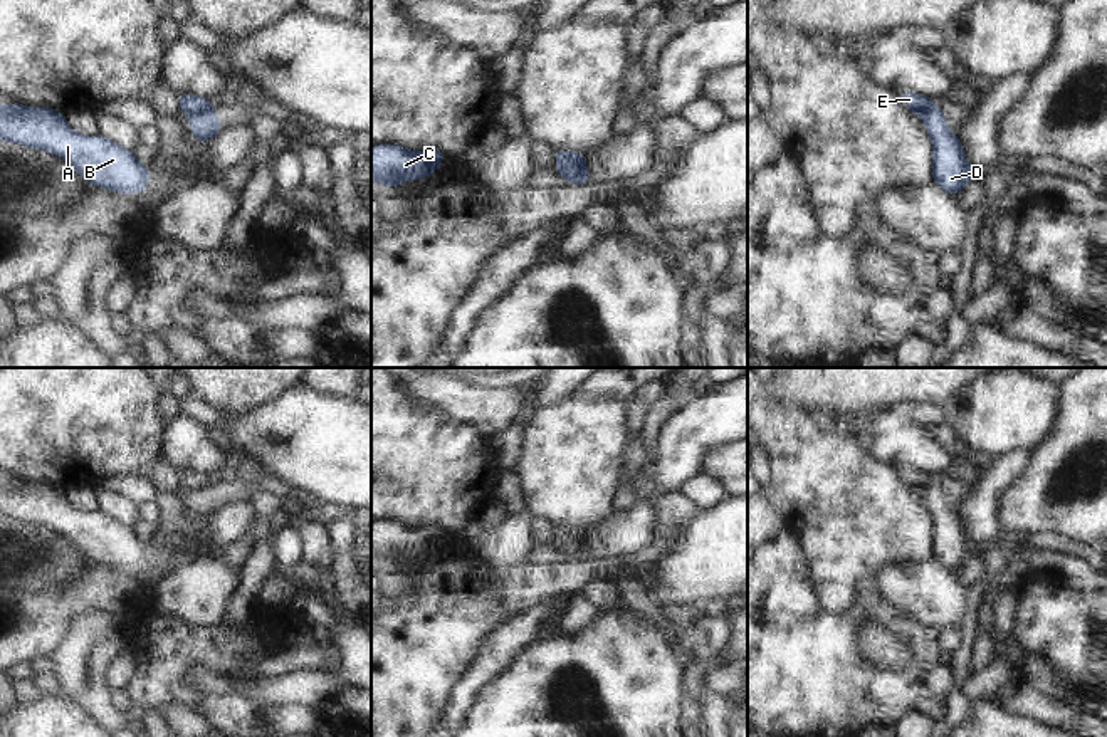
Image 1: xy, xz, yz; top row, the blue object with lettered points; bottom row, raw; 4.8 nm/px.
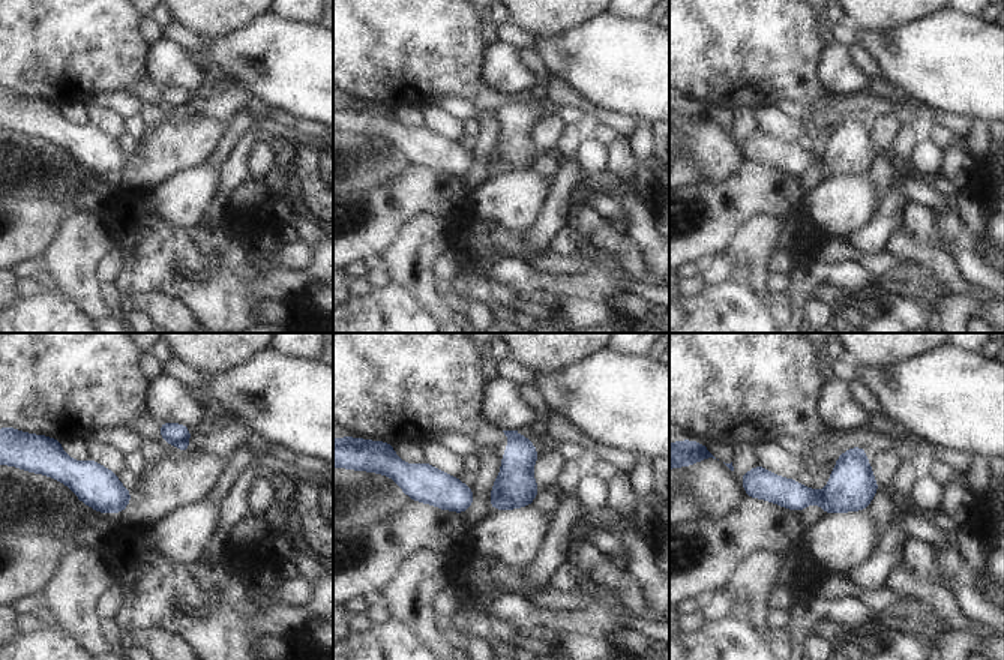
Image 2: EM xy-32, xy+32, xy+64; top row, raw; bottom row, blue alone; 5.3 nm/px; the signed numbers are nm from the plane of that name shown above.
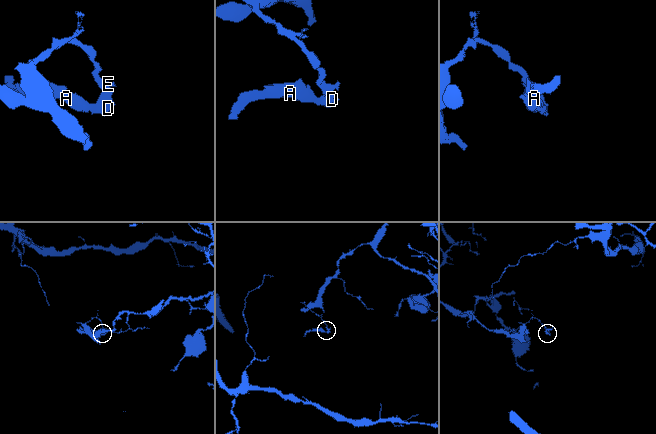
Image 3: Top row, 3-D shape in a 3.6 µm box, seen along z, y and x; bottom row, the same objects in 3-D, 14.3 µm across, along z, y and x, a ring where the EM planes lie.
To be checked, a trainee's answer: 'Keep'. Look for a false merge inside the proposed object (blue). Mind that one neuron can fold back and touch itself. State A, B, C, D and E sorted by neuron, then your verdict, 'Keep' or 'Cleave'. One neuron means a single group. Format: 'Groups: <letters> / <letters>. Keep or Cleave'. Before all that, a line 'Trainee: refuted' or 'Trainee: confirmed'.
Trainee: refuted
Groups: A B C D / E. Cleave

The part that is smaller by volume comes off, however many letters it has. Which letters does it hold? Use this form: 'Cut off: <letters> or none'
Cut off: A, B, C, D

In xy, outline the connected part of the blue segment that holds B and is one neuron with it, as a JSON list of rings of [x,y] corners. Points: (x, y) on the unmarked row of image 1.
[[[0,482],[0,517],[49,527],[71,539],[81,554],[97,564],[139,571],[151,557],[151,547],[131,525],[102,510],[81,512],[50,483]]]

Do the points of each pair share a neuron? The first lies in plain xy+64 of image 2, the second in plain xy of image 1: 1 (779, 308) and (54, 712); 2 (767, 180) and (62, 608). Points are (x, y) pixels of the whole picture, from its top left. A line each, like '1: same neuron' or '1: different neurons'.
1: different neurons
2: same neuron

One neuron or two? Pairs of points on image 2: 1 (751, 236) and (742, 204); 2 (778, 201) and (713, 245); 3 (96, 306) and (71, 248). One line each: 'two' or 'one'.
1: two
2: one
3: one

